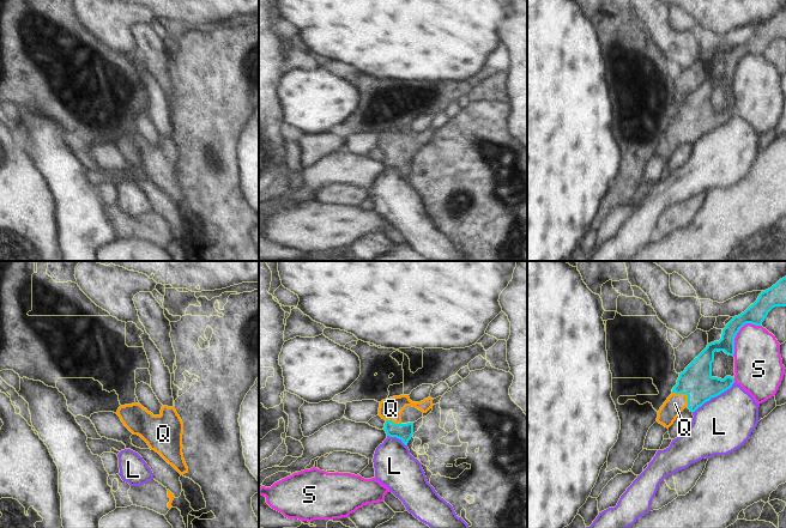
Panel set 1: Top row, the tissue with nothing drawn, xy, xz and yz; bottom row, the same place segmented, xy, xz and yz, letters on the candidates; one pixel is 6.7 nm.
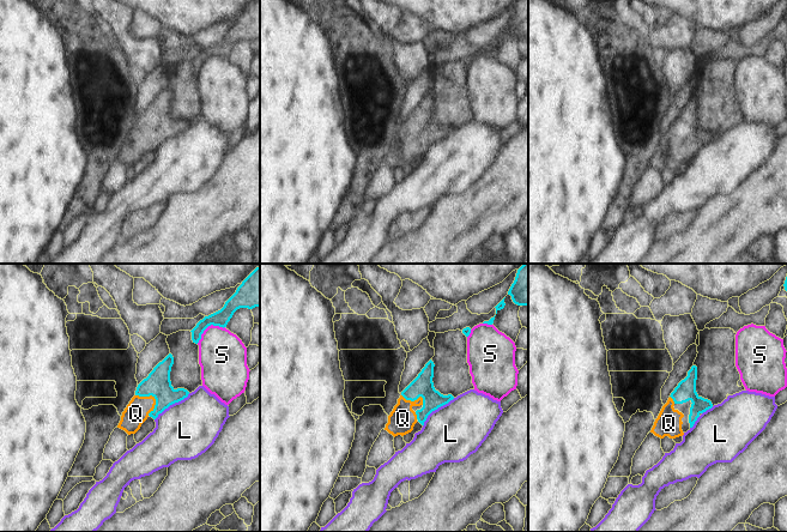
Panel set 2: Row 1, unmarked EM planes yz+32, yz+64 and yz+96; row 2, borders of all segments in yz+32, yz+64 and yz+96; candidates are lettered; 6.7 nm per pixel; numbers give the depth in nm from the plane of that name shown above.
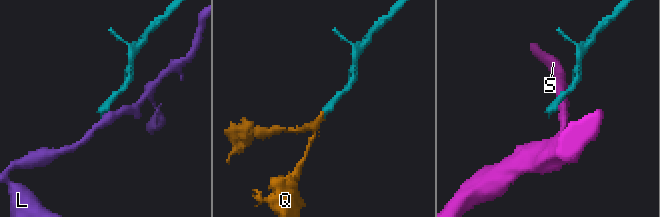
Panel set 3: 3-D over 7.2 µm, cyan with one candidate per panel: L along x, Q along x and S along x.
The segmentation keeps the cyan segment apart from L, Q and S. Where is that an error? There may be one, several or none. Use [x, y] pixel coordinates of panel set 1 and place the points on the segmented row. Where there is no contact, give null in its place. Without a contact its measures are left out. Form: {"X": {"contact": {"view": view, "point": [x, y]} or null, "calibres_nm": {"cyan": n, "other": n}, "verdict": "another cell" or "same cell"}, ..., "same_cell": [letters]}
{"L": {"contact": {"view": "yz", "point": [713, 396]}, "calibres_nm": {"cyan": 220, "other": 380}, "verdict": "another cell"}, "Q": {"contact": {"view": "yz", "point": [685, 393]}, "calibres_nm": {"cyan": 220, "other": 130}, "verdict": "same cell"}, "S": {"contact": {"view": "yz", "point": [738, 331]}, "calibres_nm": {"cyan": 140, "other": 320}, "verdict": "another cell"}, "same_cell": ["Q"]}

